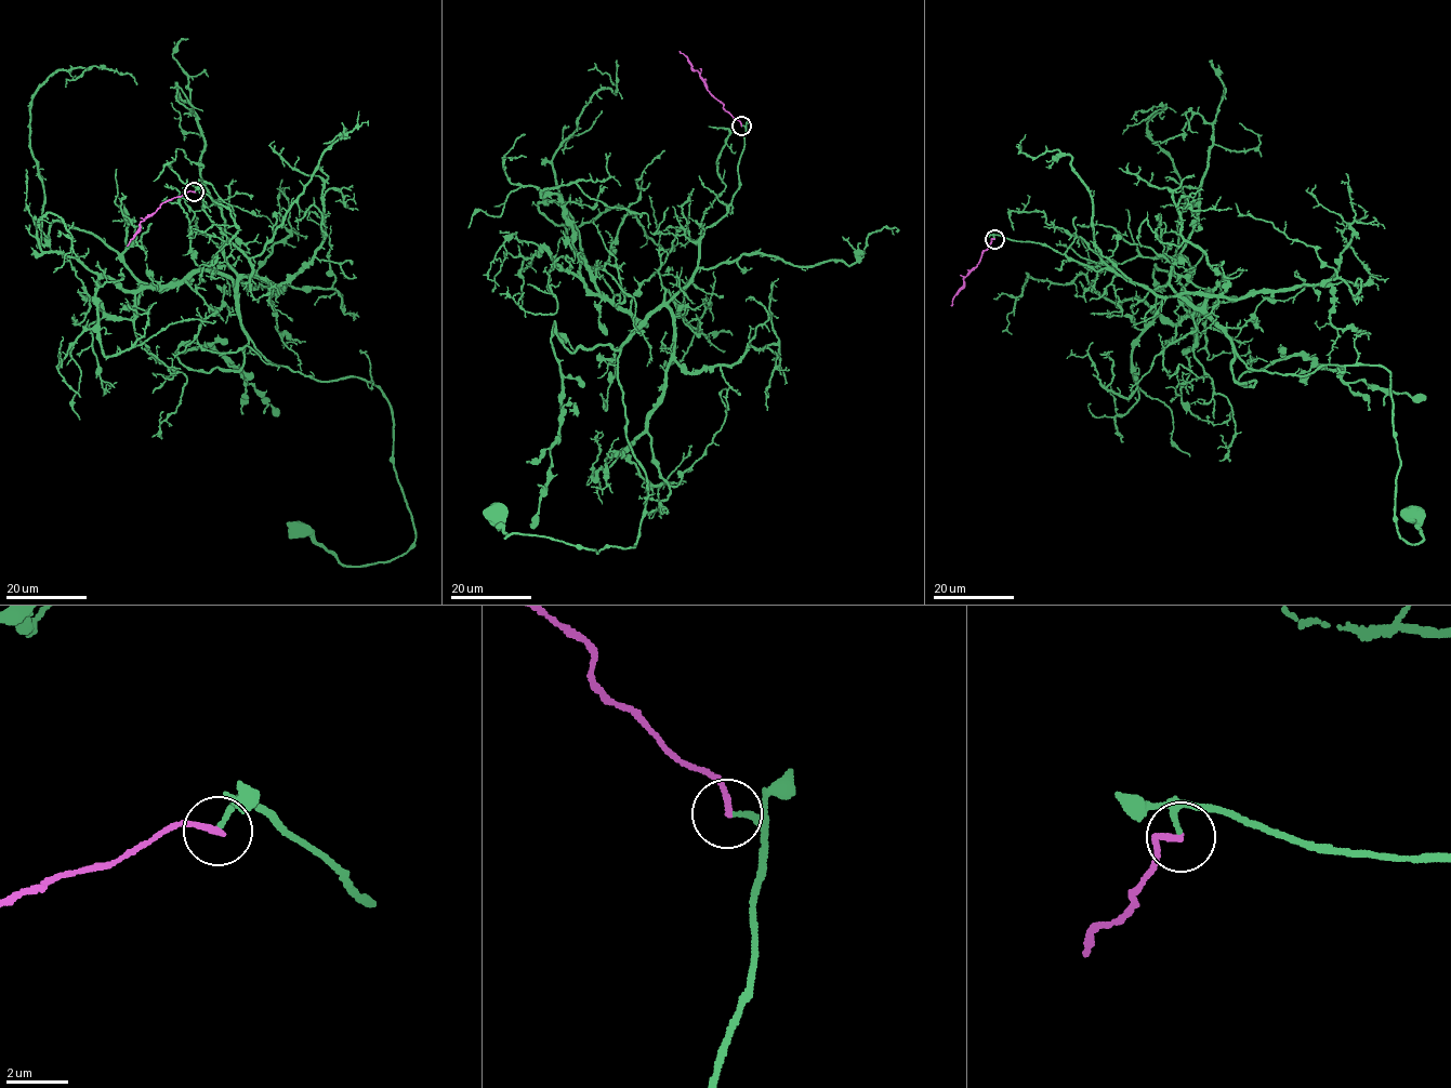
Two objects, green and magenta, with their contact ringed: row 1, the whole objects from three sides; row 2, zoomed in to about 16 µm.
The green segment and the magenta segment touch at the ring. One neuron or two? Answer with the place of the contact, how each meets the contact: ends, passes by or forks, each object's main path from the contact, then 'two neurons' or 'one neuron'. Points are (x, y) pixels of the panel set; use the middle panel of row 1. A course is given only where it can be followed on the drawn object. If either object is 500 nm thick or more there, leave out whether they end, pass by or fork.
at (741, 125); green passes by; magenta ends there; green runs (741, 125), (738, 188), (693, 280), (619, 347), (647, 479), (634, 547), (506, 538), (495, 514); magenta runs (740, 125), (680, 51); two neurons

